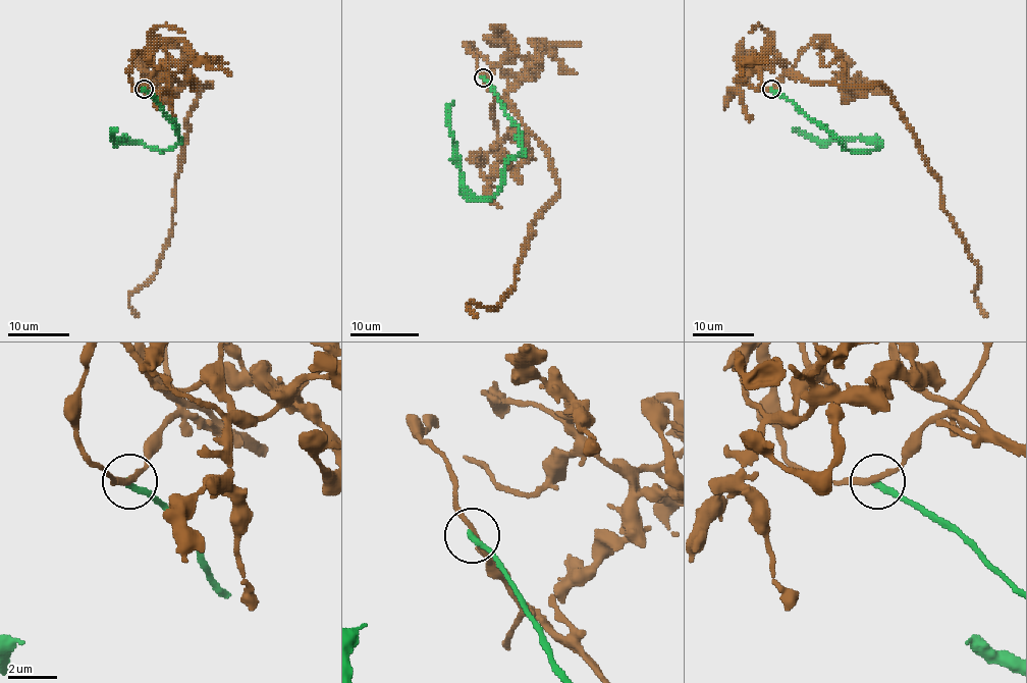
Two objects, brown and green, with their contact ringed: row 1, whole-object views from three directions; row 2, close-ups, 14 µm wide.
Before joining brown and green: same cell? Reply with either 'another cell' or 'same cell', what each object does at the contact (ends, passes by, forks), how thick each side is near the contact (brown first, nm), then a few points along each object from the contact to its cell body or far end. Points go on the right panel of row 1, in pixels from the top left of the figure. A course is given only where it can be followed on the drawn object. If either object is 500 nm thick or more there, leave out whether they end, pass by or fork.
another cell; brown passes by; green ends; calibres 200 and 260 nm; course brown (771, 89), (798, 73), (890, 92), (977, 265), (974, 293), (987, 317); course green (771, 89), (825, 127), (843, 147), (849, 150), (879, 147), (869, 138), (840, 138), (819, 143), (793, 128)

